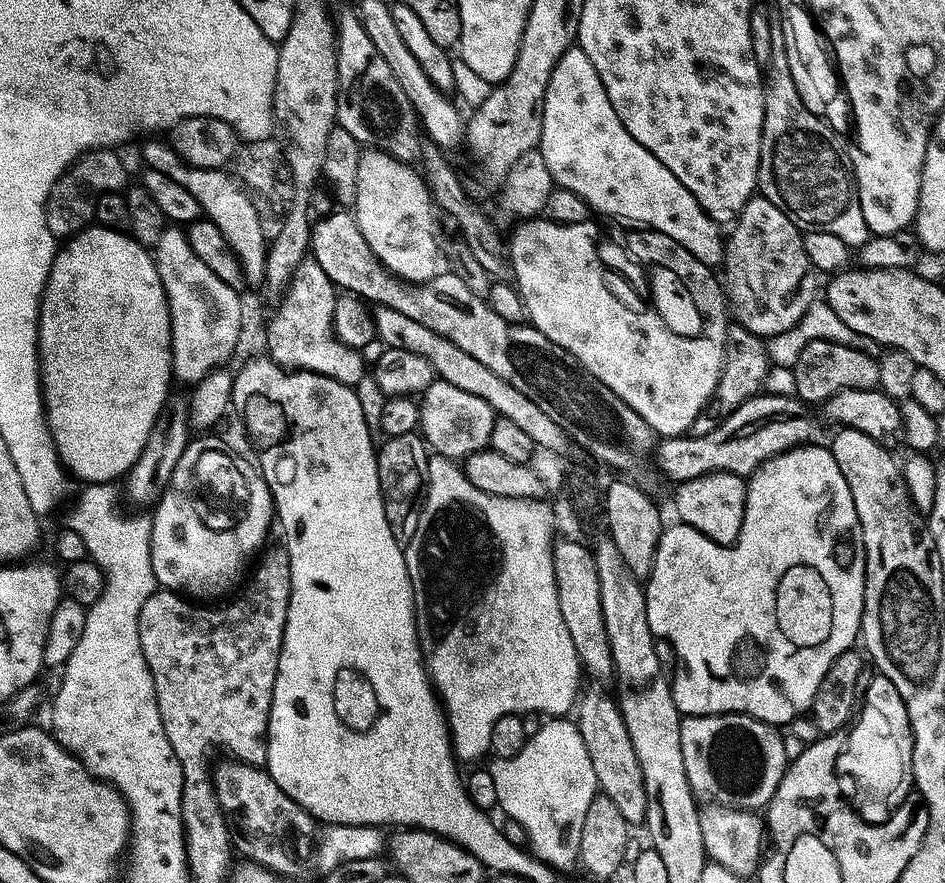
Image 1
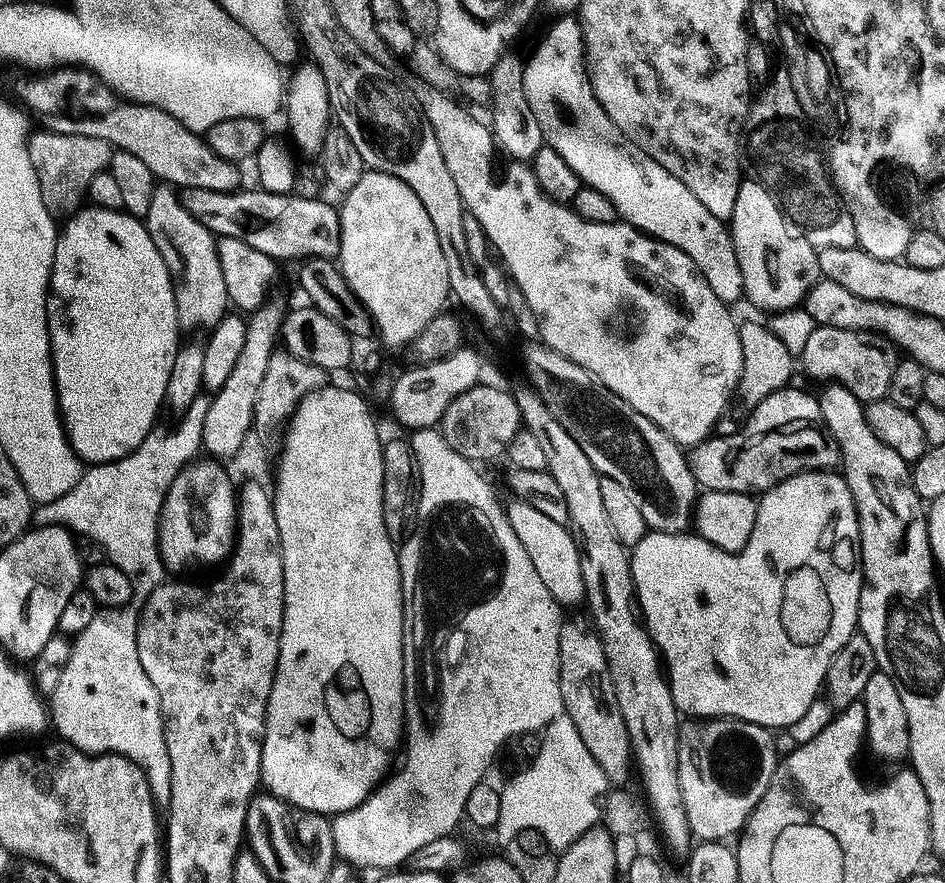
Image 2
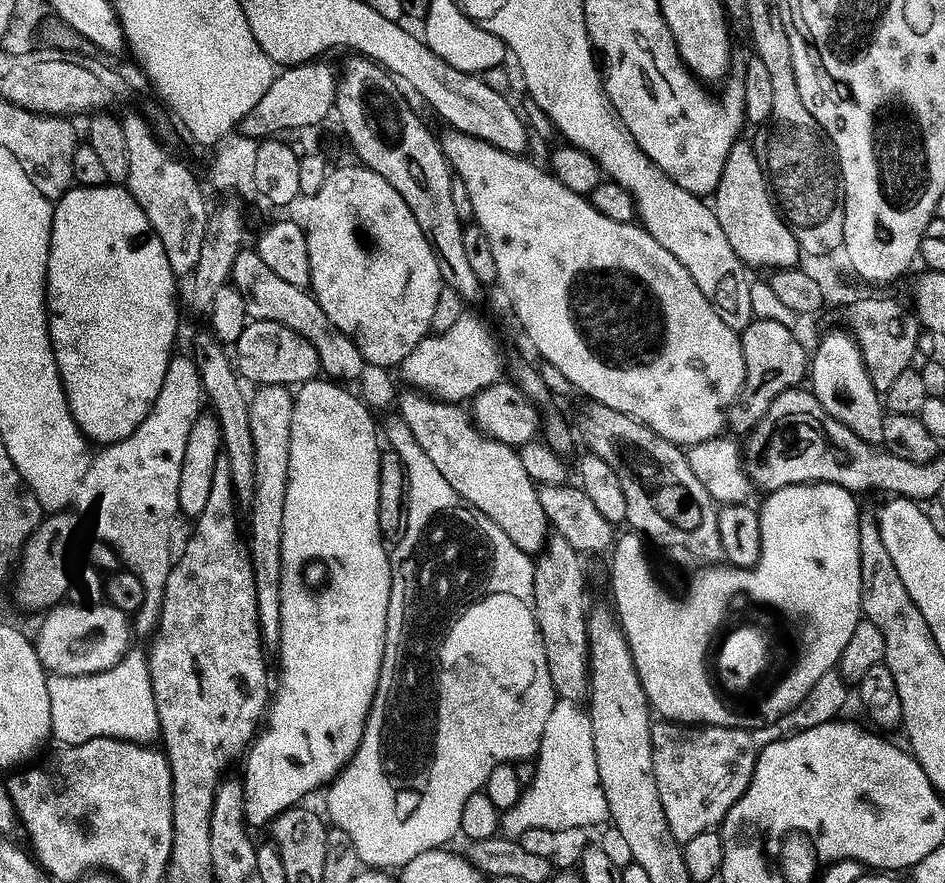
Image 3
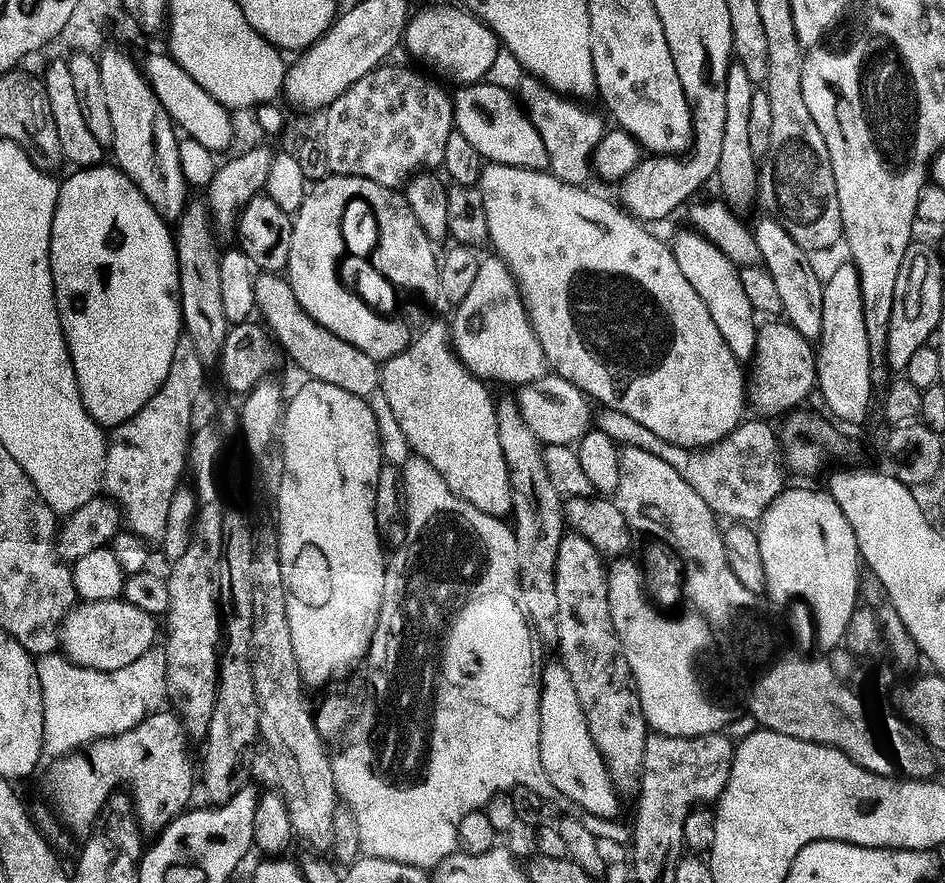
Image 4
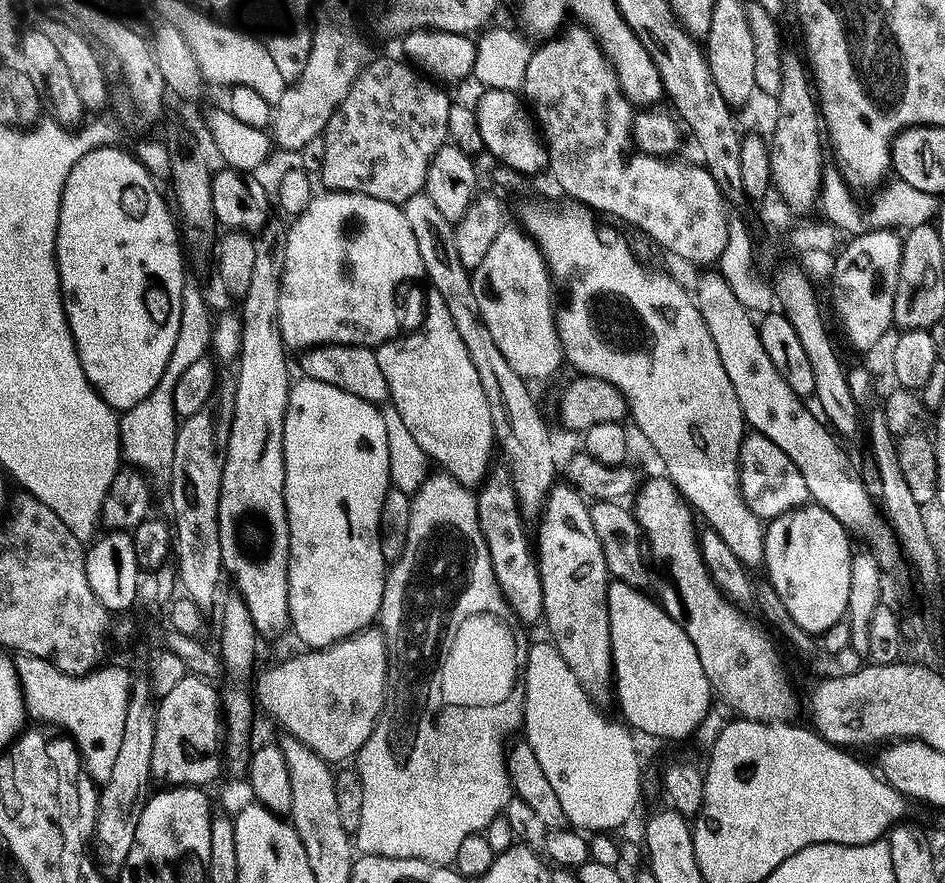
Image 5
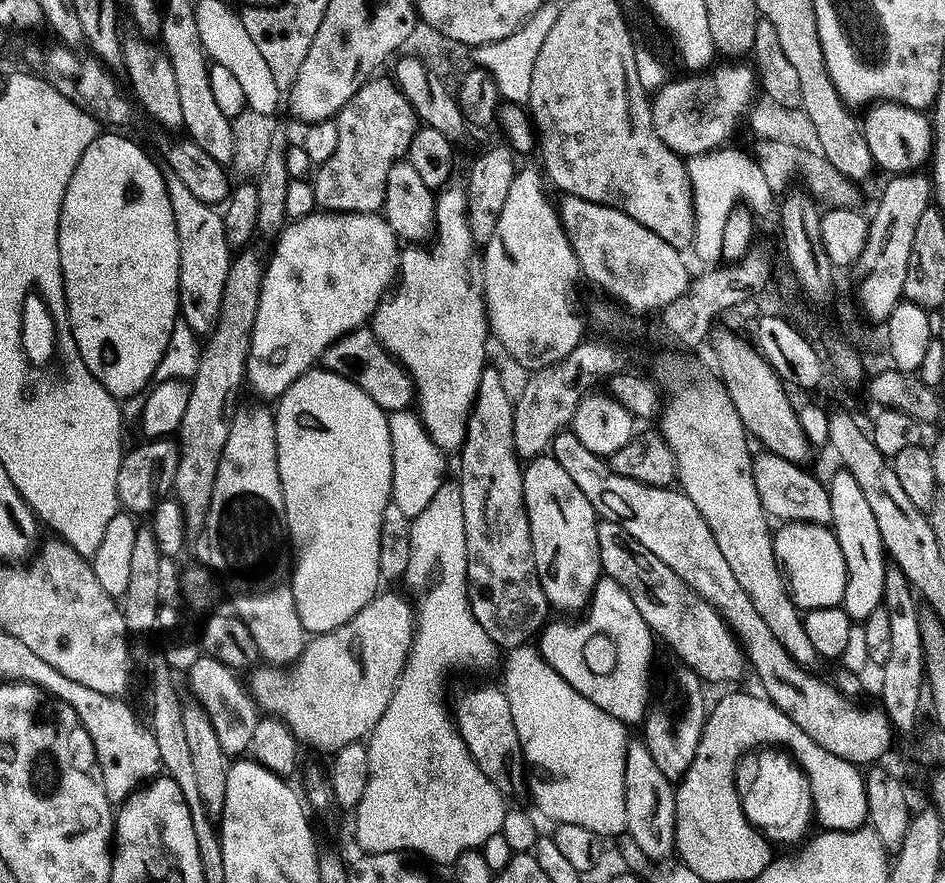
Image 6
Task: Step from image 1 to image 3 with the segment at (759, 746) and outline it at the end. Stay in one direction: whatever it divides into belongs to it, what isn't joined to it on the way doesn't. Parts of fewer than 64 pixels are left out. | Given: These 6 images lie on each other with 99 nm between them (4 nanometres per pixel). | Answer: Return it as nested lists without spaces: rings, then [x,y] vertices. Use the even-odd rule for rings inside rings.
[[[664,720],[652,728],[655,778],[671,832],[680,845],[721,827],[753,781],[759,756],[751,733],[735,728],[686,726]]]

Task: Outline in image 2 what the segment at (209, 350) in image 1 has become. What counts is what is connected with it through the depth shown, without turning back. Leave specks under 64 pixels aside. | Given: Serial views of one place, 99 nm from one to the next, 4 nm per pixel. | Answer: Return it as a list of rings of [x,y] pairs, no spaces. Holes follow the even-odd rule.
[[[157,190],[153,194],[146,219],[148,233],[154,238],[154,246],[158,246],[158,254],[162,254],[170,270],[181,325],[188,329],[205,324],[205,329],[211,330],[230,312],[226,278],[222,278],[222,262],[216,250],[217,237],[206,230],[190,210],[186,210],[175,191],[164,191],[168,192]]]

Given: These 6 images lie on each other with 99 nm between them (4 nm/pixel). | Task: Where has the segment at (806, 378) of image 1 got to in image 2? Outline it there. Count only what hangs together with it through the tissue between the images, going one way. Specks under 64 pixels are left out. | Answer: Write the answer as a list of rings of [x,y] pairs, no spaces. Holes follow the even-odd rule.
[[[831,324],[819,325],[814,329],[801,354],[800,363],[814,381],[822,382],[821,384],[840,383],[844,388],[850,389],[865,406],[885,400],[889,394],[898,356],[884,337],[876,334],[868,336],[866,338],[857,331],[836,328]]]

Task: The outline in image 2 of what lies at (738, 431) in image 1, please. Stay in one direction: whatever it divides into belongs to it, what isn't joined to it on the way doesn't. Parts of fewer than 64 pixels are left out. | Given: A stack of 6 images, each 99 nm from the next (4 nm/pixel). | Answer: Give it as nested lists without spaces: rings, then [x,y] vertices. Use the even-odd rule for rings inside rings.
[[[789,386],[782,392],[770,394],[766,402],[751,409],[749,416],[752,417],[745,422],[741,432],[736,432],[733,436],[717,435],[691,449],[692,473],[697,485],[705,493],[729,492],[756,498],[803,472],[833,471],[841,465],[840,447],[826,426],[820,401],[815,395],[807,396],[806,393],[799,392],[796,386]]]

